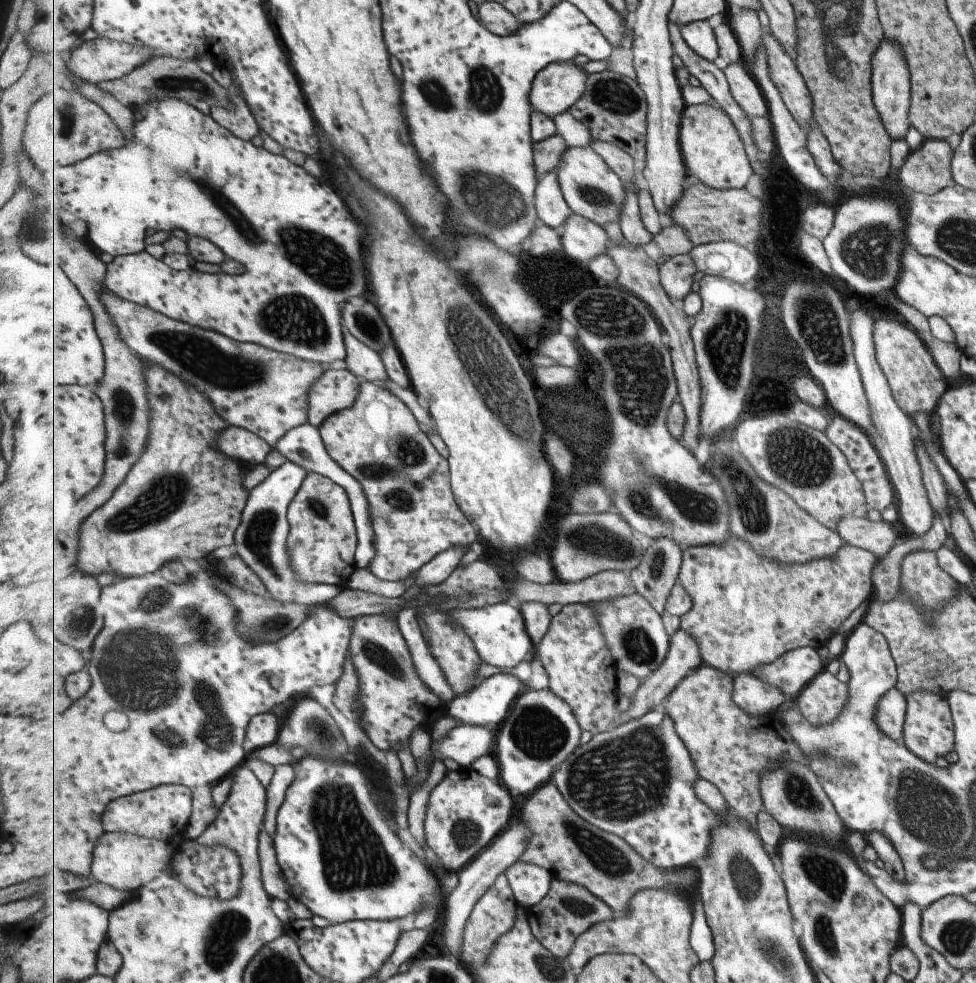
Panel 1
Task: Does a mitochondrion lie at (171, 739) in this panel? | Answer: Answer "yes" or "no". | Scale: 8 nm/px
yes

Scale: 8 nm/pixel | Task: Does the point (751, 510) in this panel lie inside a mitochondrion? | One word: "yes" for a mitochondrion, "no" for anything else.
yes

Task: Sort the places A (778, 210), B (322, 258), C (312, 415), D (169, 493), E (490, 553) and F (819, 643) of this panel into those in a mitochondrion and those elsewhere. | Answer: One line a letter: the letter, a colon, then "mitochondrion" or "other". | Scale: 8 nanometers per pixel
A: other
B: mitochondrion
C: other
D: mitochondrion
E: other
F: other

